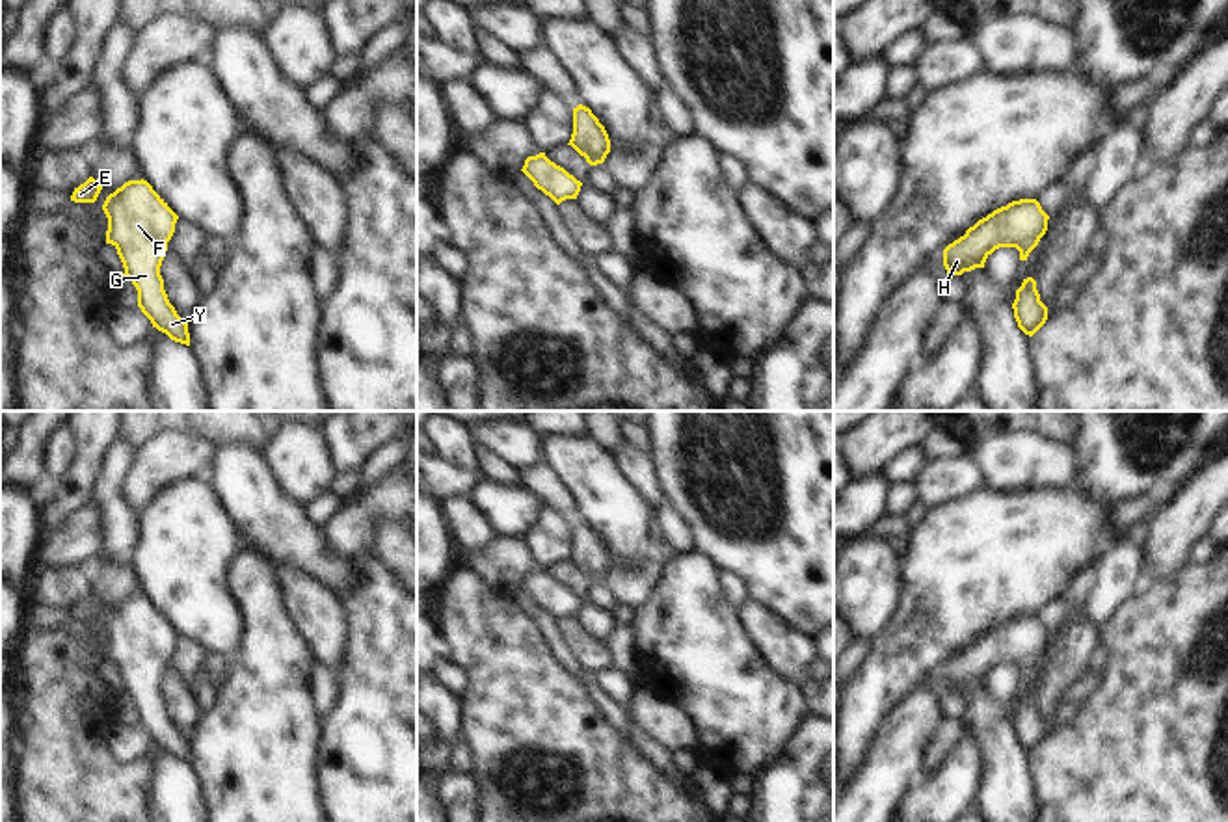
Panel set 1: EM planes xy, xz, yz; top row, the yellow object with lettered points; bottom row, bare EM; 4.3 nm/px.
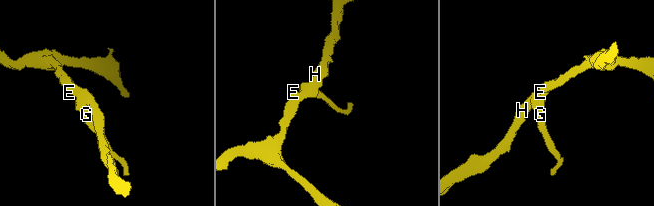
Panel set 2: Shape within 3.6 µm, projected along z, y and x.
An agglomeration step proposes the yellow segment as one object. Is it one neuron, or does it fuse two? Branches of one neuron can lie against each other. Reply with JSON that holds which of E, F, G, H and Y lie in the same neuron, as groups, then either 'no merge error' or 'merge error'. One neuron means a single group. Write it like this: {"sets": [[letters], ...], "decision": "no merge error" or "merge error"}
{"sets": [["E", "F", "G", "H", "Y"]], "decision": "no merge error"}

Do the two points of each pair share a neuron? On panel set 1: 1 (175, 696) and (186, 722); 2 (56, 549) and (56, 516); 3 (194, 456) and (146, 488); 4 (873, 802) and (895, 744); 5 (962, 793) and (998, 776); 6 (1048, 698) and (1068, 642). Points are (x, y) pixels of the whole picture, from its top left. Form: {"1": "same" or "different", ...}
{"1": "same", "2": "different", "3": "same", "4": "same", "5": "different", "6": "same"}

